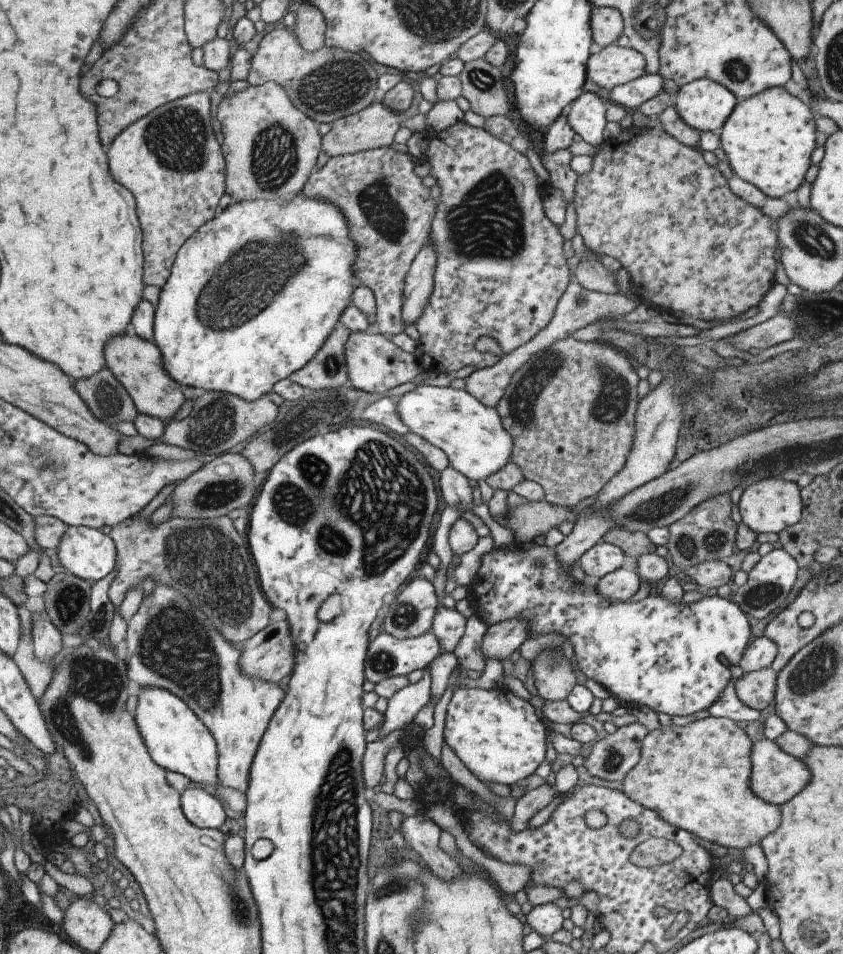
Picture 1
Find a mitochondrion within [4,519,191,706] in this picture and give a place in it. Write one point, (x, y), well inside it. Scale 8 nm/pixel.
(70, 600)

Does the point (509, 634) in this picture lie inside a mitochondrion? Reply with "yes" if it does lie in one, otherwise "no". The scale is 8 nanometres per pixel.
no

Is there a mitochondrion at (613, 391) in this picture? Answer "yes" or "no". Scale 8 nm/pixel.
yes

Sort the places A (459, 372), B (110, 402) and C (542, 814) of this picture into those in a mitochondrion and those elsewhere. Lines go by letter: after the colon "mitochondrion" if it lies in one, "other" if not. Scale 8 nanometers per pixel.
A: other
B: mitochondrion
C: other

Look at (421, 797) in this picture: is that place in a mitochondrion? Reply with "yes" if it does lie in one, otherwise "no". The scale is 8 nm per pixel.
no

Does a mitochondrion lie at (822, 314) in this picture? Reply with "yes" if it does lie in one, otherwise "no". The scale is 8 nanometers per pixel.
yes

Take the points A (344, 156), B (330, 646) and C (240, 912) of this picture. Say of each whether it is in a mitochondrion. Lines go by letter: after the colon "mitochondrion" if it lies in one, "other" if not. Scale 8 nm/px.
A: other
B: other
C: mitochondrion

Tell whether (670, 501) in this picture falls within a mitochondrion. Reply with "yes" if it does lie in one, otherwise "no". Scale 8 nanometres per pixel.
yes

